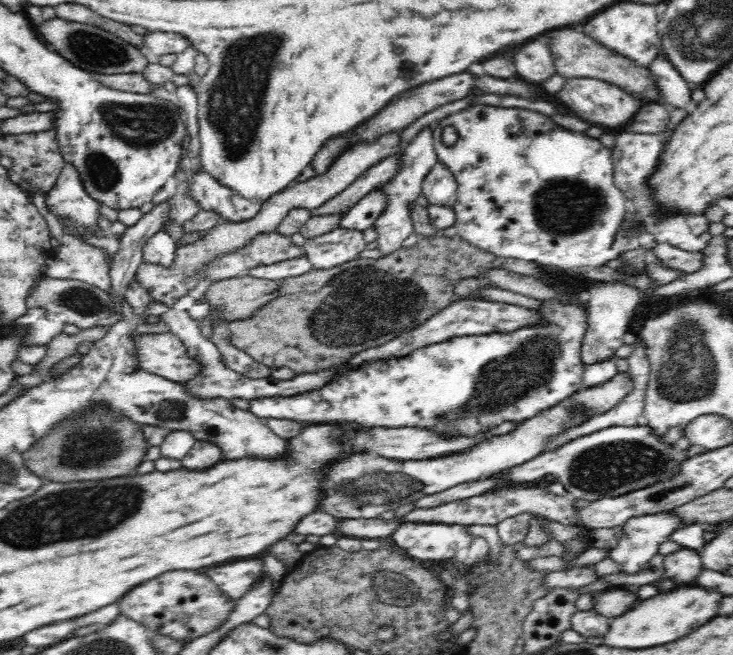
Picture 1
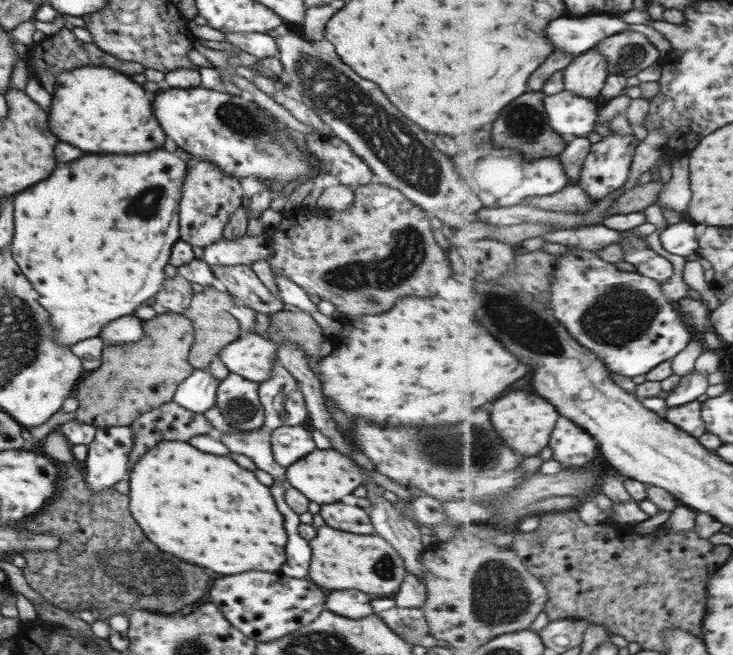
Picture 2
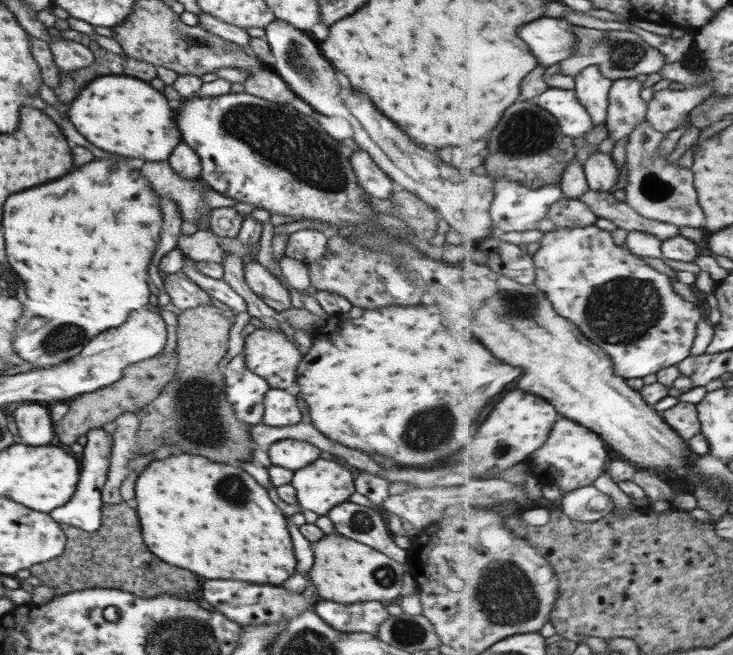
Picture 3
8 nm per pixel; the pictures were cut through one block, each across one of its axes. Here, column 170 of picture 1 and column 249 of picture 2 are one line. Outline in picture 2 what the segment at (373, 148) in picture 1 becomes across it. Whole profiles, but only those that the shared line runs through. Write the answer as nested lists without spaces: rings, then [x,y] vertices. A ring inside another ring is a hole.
[[[216,265],[212,269],[214,276],[226,286],[233,297],[241,300],[244,306],[268,316],[283,310],[284,303],[270,293],[250,265]]]

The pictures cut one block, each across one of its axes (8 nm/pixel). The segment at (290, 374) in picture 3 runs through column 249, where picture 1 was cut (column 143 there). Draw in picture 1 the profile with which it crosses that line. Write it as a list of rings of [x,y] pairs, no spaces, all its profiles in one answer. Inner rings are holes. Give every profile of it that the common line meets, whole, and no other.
[[[174,333],[136,334],[139,368],[151,375],[176,383],[188,383],[198,377],[204,366],[188,355],[186,345]]]

